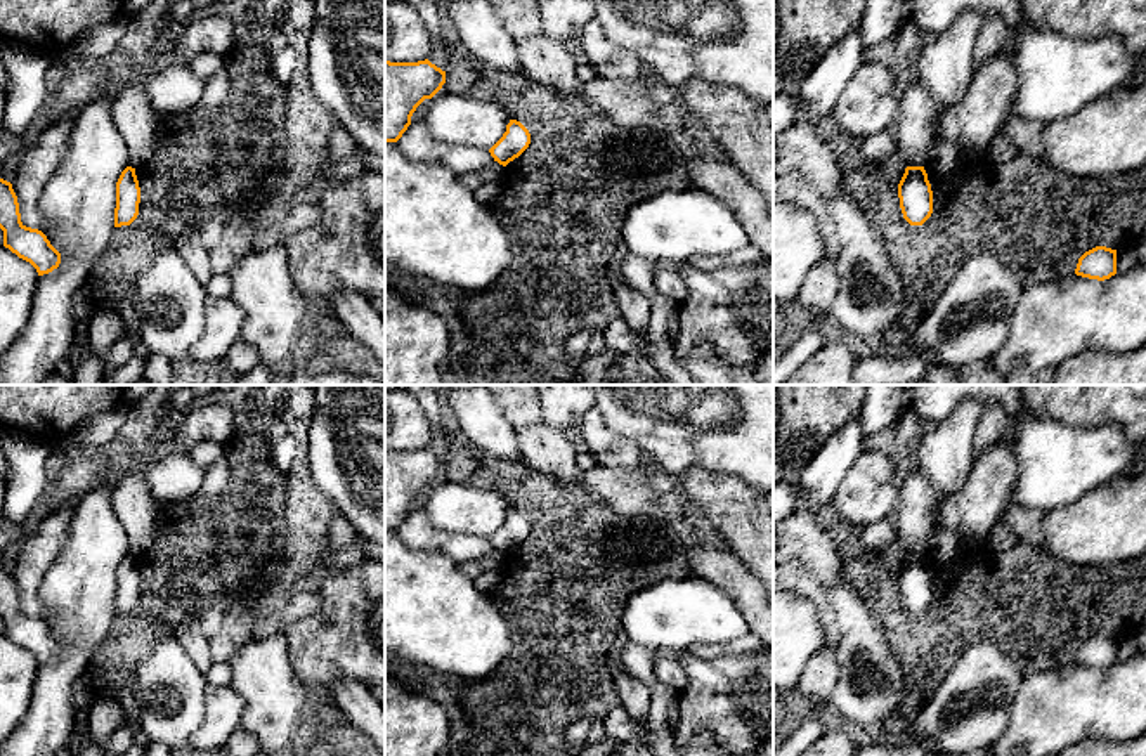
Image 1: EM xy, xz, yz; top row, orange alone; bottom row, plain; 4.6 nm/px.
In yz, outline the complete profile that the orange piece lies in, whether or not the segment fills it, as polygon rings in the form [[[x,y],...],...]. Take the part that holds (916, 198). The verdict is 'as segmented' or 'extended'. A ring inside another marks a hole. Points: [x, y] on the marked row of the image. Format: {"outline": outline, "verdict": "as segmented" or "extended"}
{"outline": [[[907,166],[898,184],[903,218],[910,225],[922,225],[933,213],[933,191],[924,166]]], "verdict": "as segmented"}

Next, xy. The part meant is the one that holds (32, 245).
{"outline": [[[0,179],[0,229],[3,231],[3,246],[29,262],[38,276],[59,267],[61,253],[42,231],[21,222],[17,196],[12,184],[3,179]]], "verdict": "as segmented"}

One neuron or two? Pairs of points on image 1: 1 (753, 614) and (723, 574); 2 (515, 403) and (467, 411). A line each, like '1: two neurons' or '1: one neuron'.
1: one neuron
2: two neurons

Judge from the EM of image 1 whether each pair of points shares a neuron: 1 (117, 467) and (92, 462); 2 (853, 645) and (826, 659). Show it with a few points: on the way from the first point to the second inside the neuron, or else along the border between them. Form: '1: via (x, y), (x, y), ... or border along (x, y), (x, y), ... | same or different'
1: border along (108, 456), (103, 479), (82, 498) | different
2: border along (836, 649), (838, 678), (831, 694) | different

